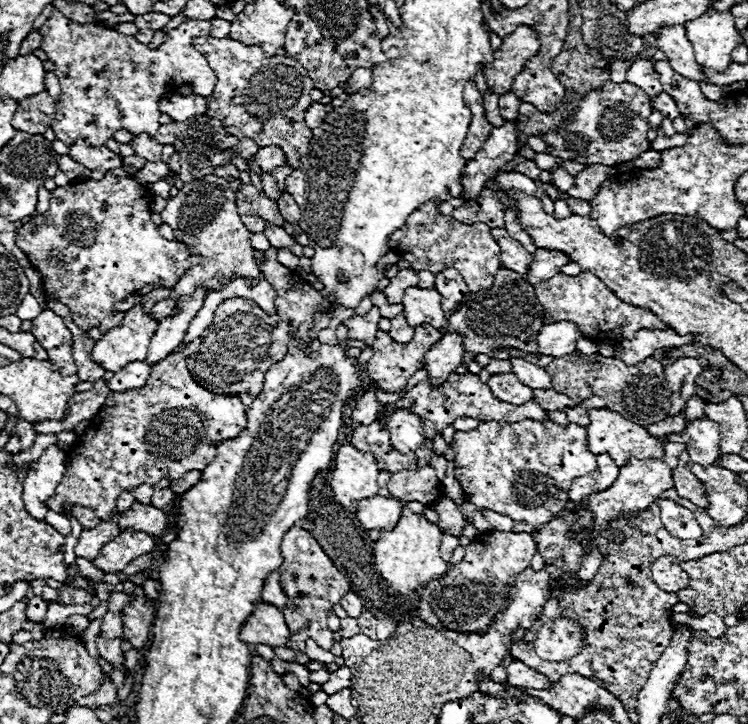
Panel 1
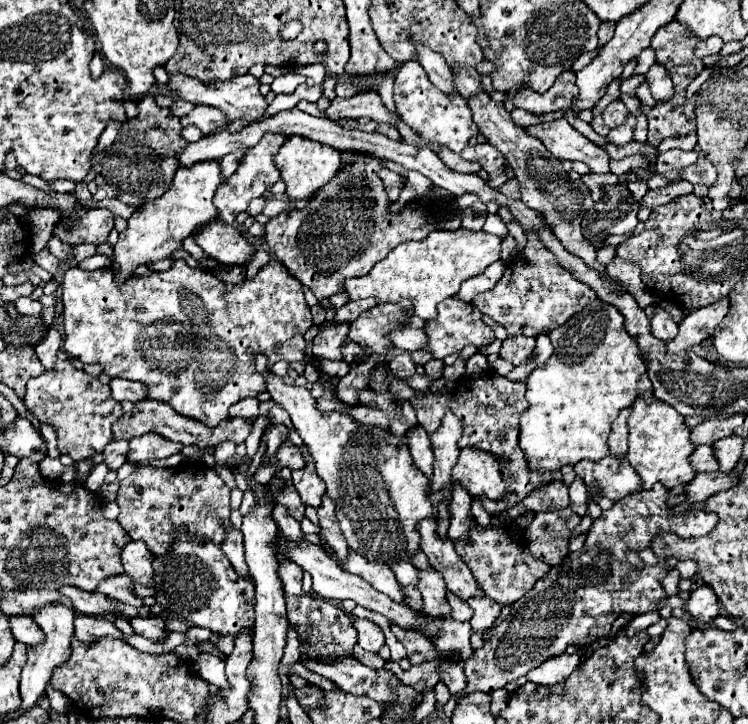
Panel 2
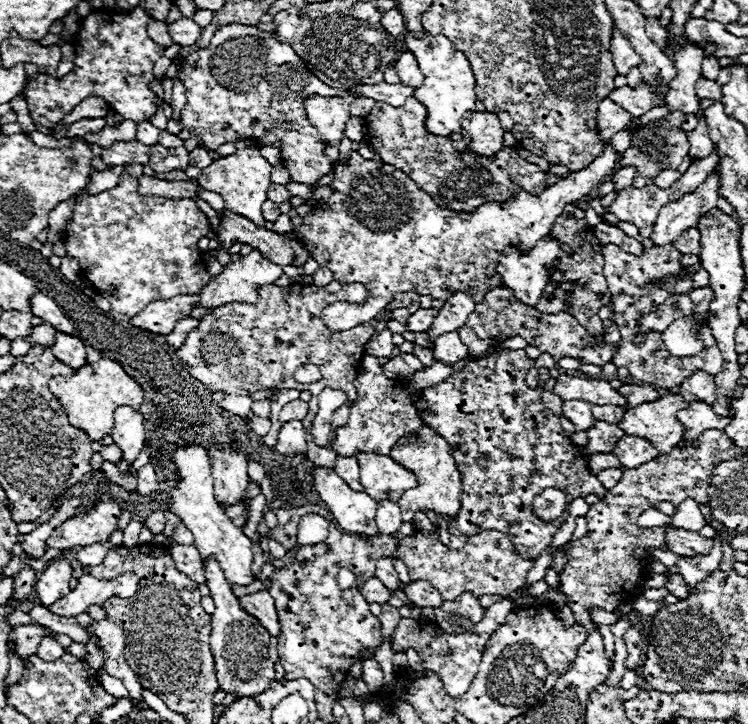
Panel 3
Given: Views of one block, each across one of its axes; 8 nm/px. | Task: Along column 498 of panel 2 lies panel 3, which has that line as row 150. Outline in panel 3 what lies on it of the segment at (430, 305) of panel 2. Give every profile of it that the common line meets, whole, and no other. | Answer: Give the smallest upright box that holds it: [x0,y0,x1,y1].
[196,138,272,228]

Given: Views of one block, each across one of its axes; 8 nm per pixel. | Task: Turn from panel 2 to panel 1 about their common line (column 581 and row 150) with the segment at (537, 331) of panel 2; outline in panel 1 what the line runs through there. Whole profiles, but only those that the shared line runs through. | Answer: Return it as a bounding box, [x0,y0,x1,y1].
[194,38,312,168]

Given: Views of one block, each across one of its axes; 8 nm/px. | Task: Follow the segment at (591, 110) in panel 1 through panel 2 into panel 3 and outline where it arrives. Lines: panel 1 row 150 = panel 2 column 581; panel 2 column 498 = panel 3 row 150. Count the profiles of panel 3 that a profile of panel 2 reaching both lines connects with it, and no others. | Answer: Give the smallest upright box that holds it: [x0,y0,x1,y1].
[620,124,690,178]

